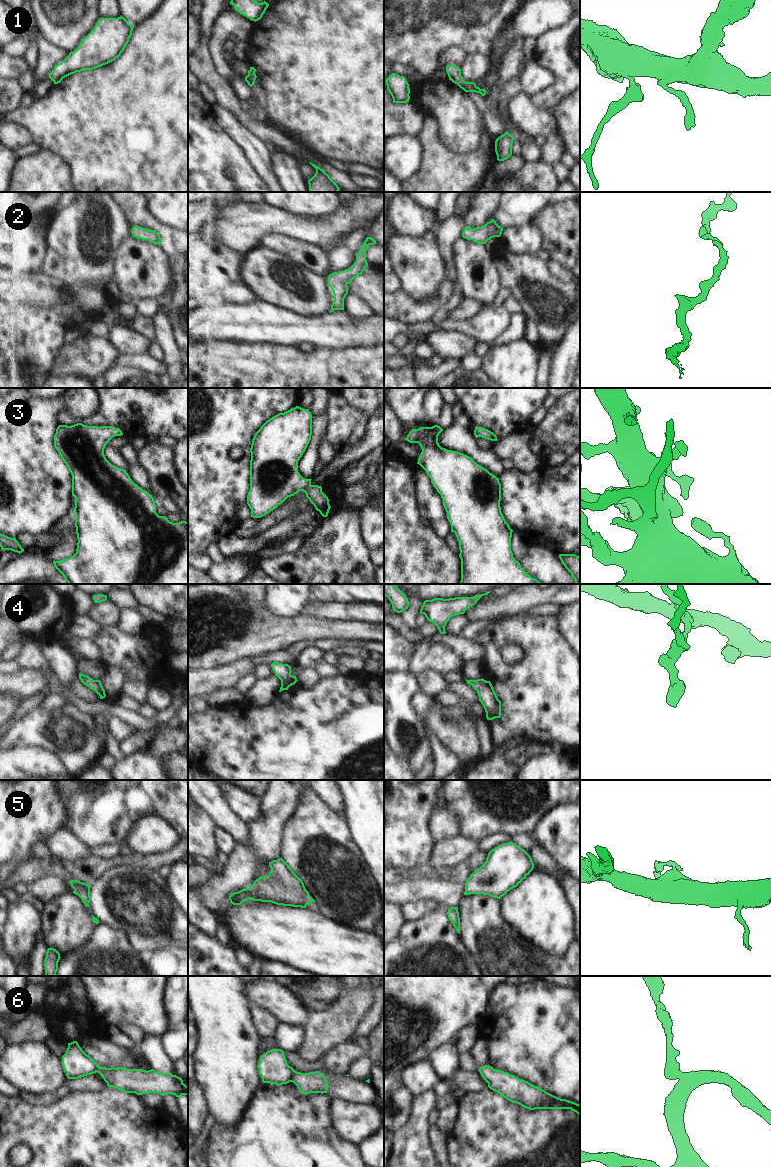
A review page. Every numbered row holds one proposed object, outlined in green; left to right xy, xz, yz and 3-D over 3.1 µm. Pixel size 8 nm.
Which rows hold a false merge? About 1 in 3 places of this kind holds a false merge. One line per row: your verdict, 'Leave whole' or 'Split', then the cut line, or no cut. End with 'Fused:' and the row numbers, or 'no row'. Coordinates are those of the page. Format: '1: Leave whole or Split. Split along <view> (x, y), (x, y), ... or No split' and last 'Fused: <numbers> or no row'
1: Leave whole. No split
2: Leave whole. No split
3: Leave whole. No split
4: Leave whole. No split
5: Leave whole. No split
6: Split. Split along xz (296, 1071), (291, 1081)
Fused: 6

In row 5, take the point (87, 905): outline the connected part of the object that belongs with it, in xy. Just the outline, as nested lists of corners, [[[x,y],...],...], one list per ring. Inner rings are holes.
[[[71,880],[69,881],[69,883],[71,884],[71,887],[74,889],[73,893],[81,898],[82,902],[86,907],[89,907],[89,903],[91,901],[90,897],[91,885],[77,880]]]

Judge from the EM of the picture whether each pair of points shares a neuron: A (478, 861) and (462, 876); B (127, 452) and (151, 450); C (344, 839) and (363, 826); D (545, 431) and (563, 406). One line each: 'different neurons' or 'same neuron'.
A: same neuron
B: different neurons
C: different neurons
D: same neuron

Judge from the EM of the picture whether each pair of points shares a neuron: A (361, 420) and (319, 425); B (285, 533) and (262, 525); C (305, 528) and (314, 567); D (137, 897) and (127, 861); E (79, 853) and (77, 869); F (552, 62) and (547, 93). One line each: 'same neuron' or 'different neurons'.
A: different neurons
B: different neurons
C: different neurons
D: different neurons
E: different neurons
F: same neuron

